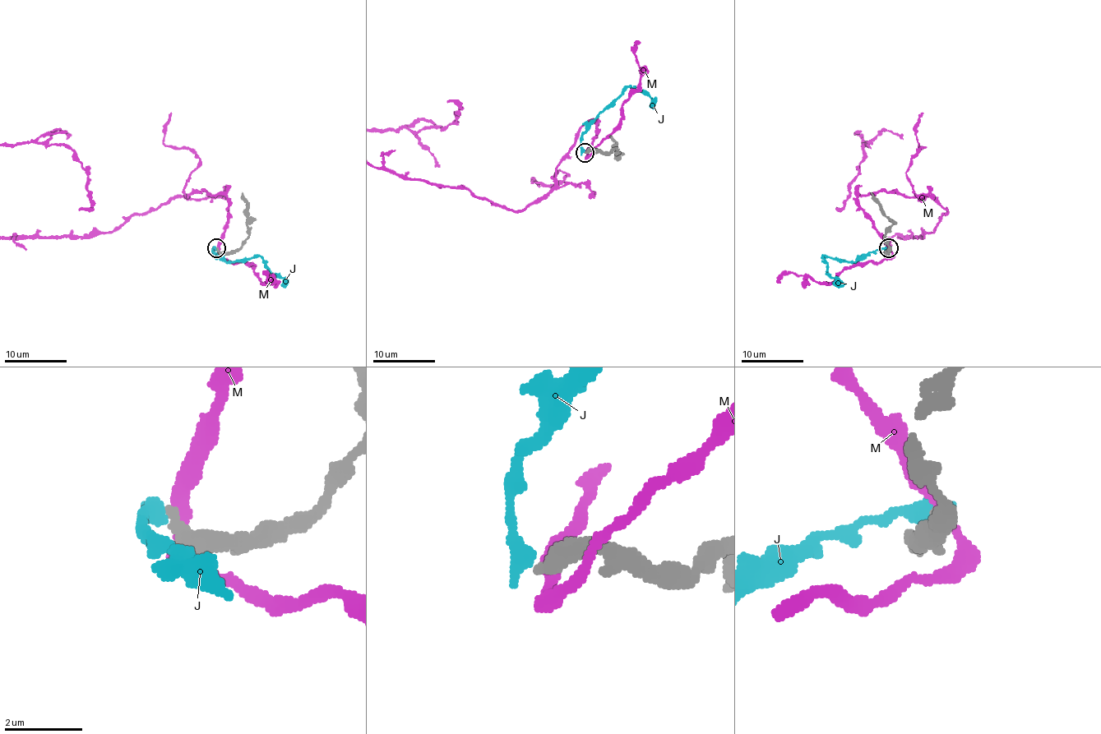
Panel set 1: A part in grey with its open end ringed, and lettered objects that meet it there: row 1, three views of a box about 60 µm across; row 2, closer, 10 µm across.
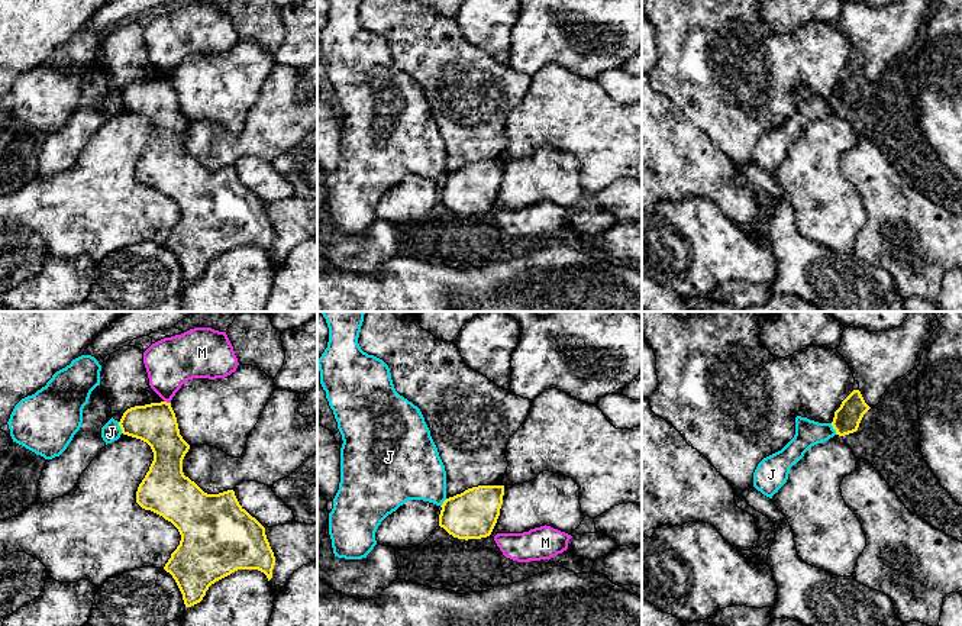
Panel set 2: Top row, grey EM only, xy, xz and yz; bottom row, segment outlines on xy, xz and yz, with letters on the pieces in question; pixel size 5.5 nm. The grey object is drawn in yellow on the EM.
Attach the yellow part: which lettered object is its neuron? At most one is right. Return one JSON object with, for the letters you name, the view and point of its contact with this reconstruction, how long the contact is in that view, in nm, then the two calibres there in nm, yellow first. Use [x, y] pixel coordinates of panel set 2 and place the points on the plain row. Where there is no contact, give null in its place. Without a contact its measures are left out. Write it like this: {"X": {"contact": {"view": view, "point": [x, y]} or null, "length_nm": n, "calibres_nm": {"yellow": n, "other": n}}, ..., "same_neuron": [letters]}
{"same_neuron": []}

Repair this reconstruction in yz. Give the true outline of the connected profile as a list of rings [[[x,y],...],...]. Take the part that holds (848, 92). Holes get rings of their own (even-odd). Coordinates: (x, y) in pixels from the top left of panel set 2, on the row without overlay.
[[[901,0],[882,7],[845,3],[837,28],[848,38],[859,64],[835,87],[832,101],[836,110],[856,107],[863,90],[879,78],[887,64],[919,42],[933,7],[932,0]]]

